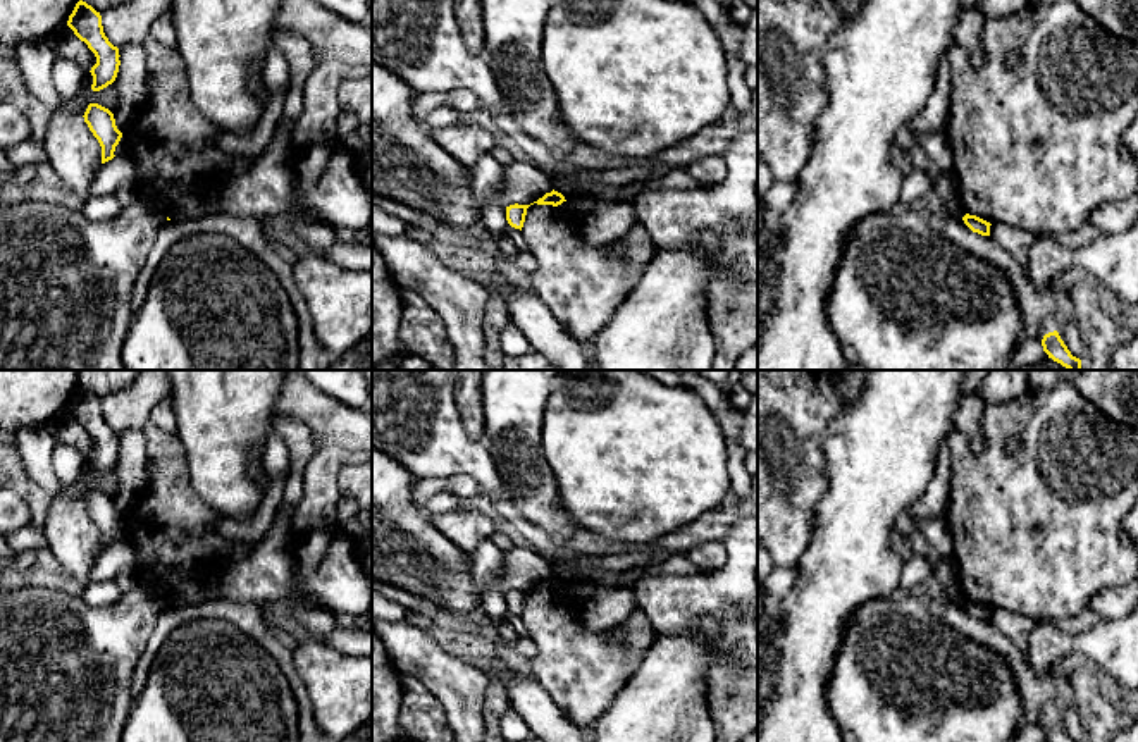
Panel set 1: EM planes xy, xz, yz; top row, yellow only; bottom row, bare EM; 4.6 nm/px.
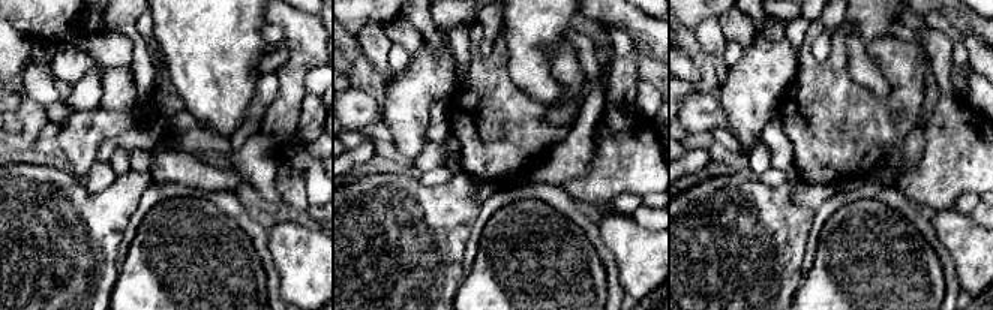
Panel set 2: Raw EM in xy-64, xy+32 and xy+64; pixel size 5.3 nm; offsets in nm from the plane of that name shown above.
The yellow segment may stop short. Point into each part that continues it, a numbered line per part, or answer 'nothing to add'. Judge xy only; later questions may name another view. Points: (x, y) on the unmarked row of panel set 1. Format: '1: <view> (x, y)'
nothing to add

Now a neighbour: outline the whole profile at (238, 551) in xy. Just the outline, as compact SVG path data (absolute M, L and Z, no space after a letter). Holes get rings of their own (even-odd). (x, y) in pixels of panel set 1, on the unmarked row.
M232 541L226 554L220 558L219 572L224 572L232 565L248 560L251 556L251 551L253 551L253 544L243 541Z

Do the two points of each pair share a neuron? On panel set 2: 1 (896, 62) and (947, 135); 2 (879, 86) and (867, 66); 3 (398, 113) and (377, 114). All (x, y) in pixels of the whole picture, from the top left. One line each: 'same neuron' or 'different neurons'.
1: different neurons
2: same neuron
3: different neurons

